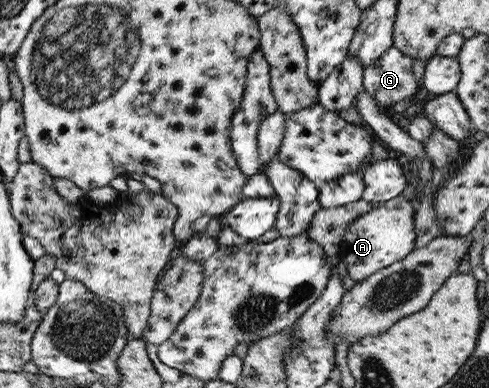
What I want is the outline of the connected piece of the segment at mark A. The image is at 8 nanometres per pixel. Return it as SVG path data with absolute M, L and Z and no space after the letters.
M398 195L389 201L379 203L366 211L363 215L358 215L345 230L340 241L339 258L344 259L346 273L349 278L357 283L365 281L369 275L388 267L389 265L401 261L412 249L415 241L414 230L414 209L404 196Z

